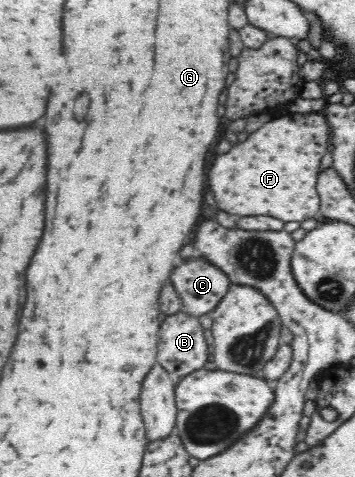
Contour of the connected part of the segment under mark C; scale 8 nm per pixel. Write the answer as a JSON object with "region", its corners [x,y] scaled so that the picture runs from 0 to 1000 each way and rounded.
{"region":[[[572,541],[499,558],[482,574],[482,591],[510,623],[513,652],[546,665],[592,656],[651,600],[639,574]]]}

